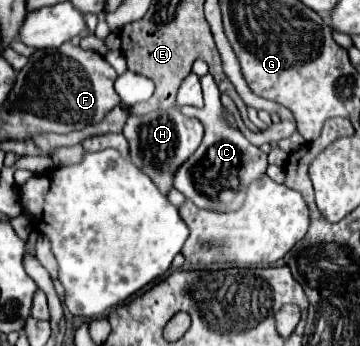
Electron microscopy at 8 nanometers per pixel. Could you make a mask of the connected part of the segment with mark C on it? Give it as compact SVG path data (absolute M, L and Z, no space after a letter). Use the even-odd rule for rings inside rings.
M206 74L202 78L202 90L204 90L206 106L202 110L198 110L198 116L204 116L206 136L204 136L204 142L200 144L200 148L194 152L194 156L186 164L182 164L182 168L178 168L176 178L174 178L174 186L188 200L192 200L198 208L218 210L220 194L226 190L226 184L228 182L230 184L242 182L242 186L246 186L252 180L260 180L266 174L268 160L266 160L266 154L258 146L252 146L242 136L240 130L232 128L224 120L224 108L220 102L220 92L218 92L218 86L210 74Z

